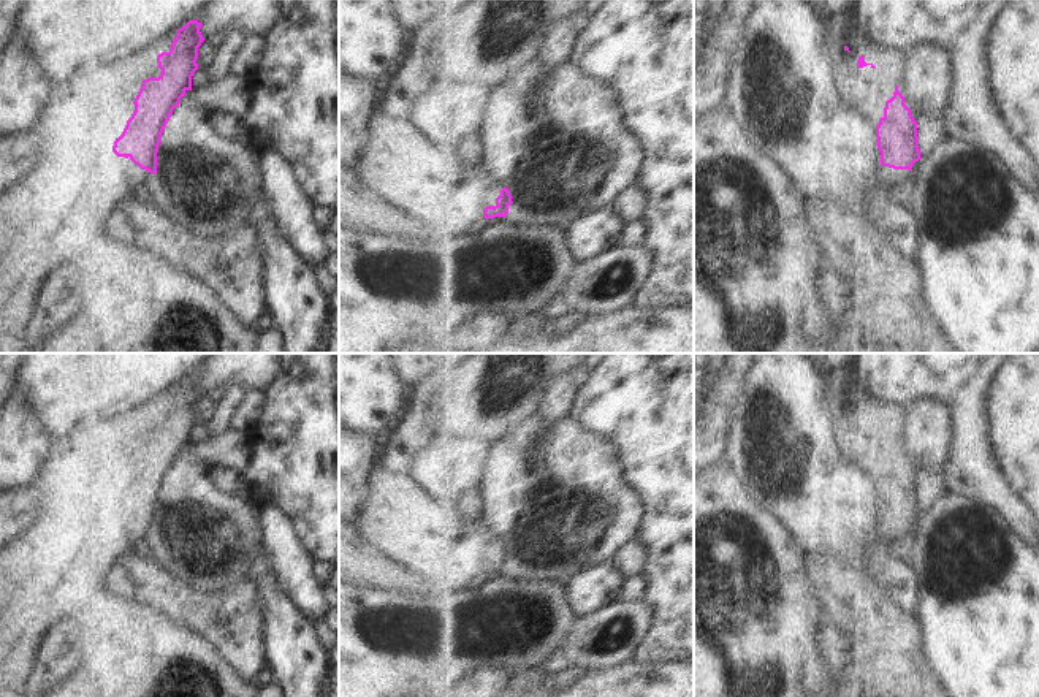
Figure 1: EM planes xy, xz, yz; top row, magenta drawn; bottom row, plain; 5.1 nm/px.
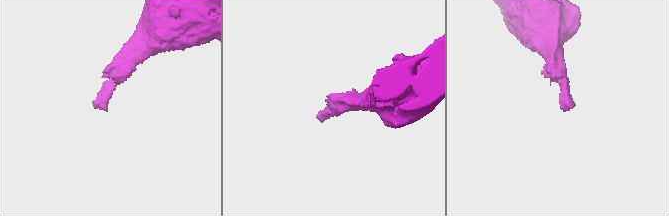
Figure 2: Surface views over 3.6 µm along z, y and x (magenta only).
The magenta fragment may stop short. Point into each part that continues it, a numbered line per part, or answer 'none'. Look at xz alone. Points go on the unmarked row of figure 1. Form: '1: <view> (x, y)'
1: xz (491, 545)

